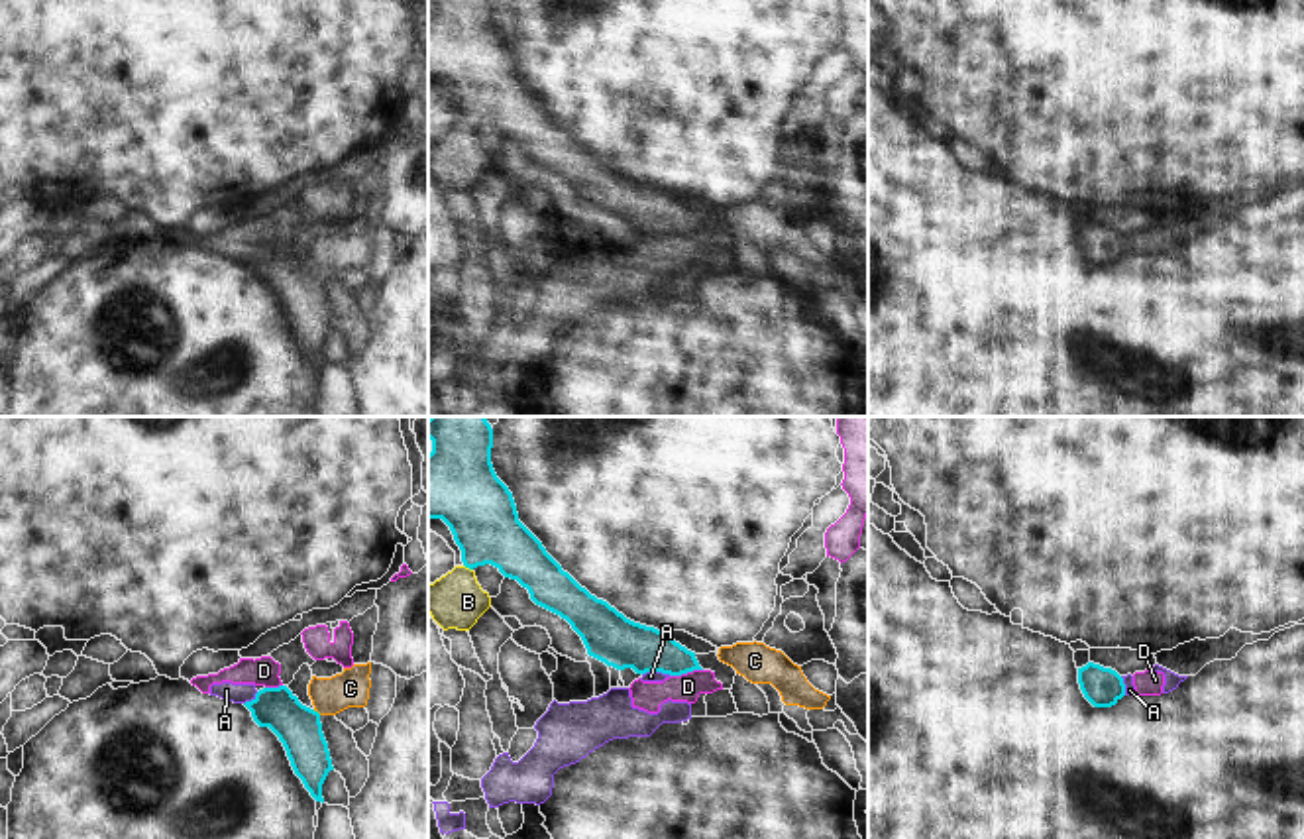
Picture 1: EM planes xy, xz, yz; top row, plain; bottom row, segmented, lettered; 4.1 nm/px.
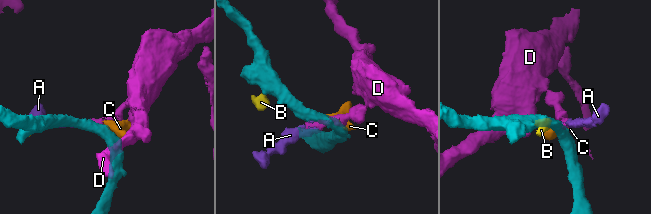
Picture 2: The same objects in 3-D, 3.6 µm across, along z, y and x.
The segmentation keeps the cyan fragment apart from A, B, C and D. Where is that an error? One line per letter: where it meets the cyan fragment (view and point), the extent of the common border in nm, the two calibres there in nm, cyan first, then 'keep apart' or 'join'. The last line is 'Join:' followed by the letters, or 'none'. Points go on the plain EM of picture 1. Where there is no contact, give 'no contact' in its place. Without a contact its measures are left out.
A: xz (656, 230) | 120 nm | 200/50 nm | keep apart
B: xz (468, 126) | 50 nm | 280/220 nm | join
C: xy (317, 272) | 40 nm | 180/150 nm | keep apart
D: xz (686, 232) | 140 nm | 190/120 nm | keep apart
Join: B

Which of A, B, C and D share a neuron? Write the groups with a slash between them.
A D / B / C

